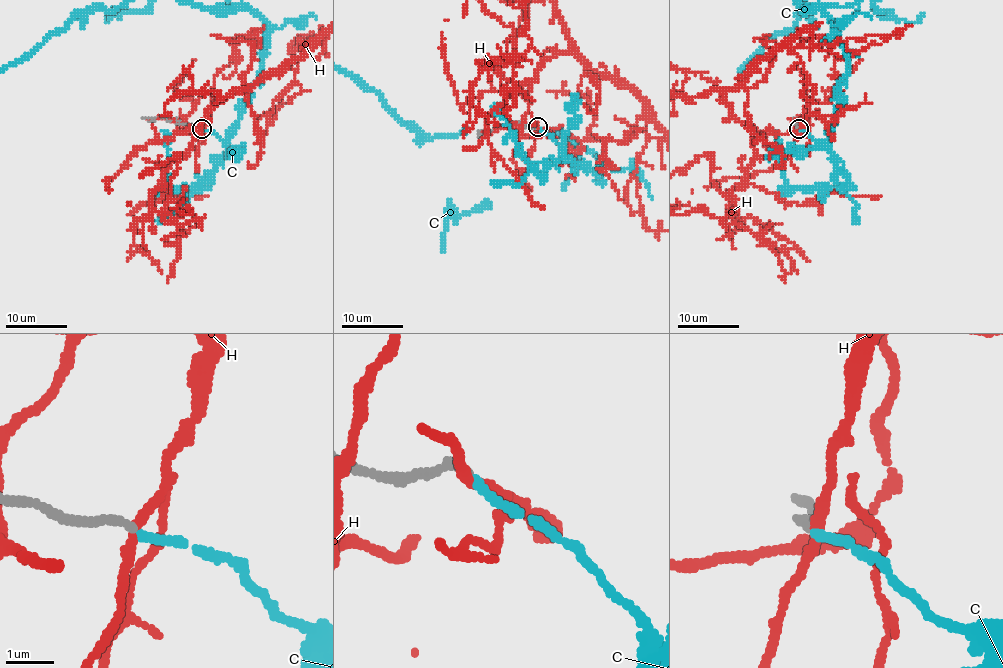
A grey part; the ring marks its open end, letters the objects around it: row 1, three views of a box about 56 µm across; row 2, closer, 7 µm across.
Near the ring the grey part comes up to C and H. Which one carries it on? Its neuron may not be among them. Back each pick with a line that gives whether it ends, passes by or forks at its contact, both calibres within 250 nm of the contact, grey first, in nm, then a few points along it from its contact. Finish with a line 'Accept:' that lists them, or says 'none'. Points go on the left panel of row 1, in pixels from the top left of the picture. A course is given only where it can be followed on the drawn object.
C: it ends; calibres 180 and 180 nm
Accept: C

